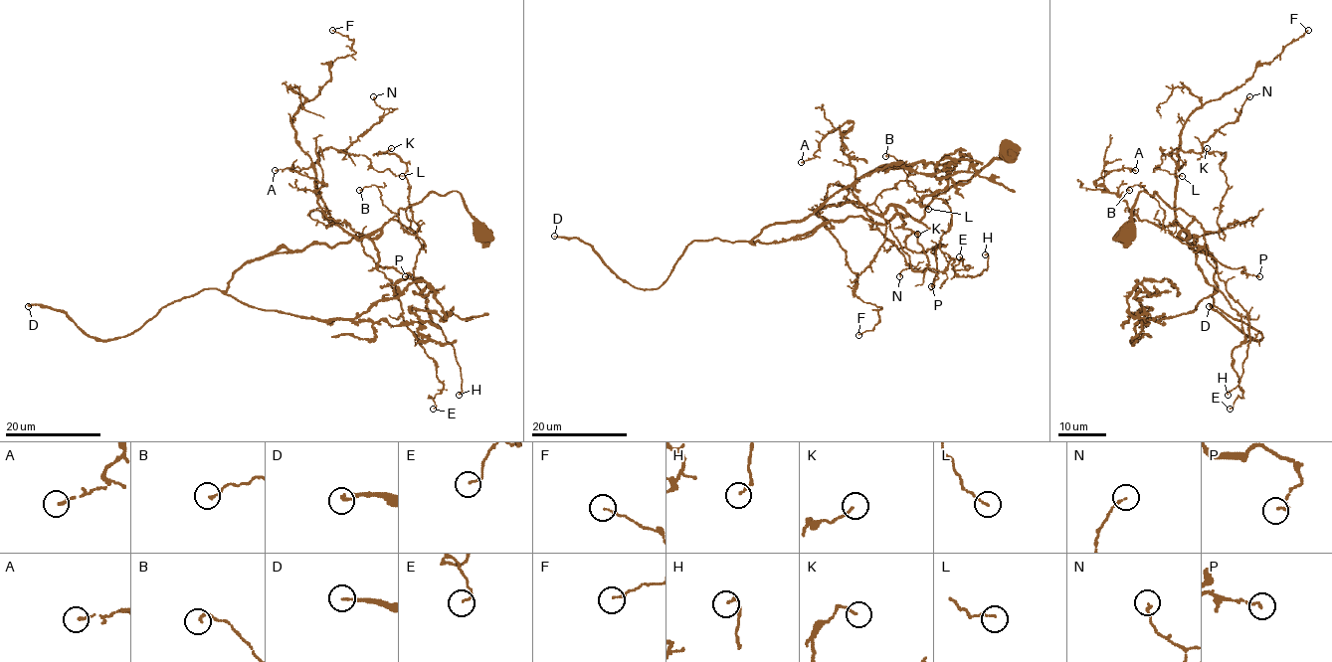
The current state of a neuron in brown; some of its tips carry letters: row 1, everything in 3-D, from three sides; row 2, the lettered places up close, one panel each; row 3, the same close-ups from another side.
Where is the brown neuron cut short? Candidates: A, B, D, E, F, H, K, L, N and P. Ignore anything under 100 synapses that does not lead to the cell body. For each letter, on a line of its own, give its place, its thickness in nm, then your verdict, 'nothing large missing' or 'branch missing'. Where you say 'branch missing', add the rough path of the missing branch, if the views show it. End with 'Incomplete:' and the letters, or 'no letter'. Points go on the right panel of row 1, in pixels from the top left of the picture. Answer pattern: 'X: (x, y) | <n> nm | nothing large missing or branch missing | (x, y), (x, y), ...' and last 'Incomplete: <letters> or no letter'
A: (1135, 170) | 130 nm | nothing large missing
B: (1129, 190) | 140 nm | nothing large missing
D: (1209, 306) | 180 nm | branch missing | (1209, 306), (1207, 322), (1185, 329), (1170, 310), (1145, 313), (1151, 336), (1142, 356)
E: (1230, 409) | 80 nm | nothing large missing
F: (1308, 30) | 100 nm | nothing large missing
H: (1228, 395) | 130 nm | nothing large missing
K: (1207, 148) | 110 nm | nothing large missing
L: (1182, 176) | 90 nm | nothing large missing
N: (1249, 96) | 120 nm | nothing large missing
P: (1259, 276) | 120 nm | nothing large missing
Incomplete: D

